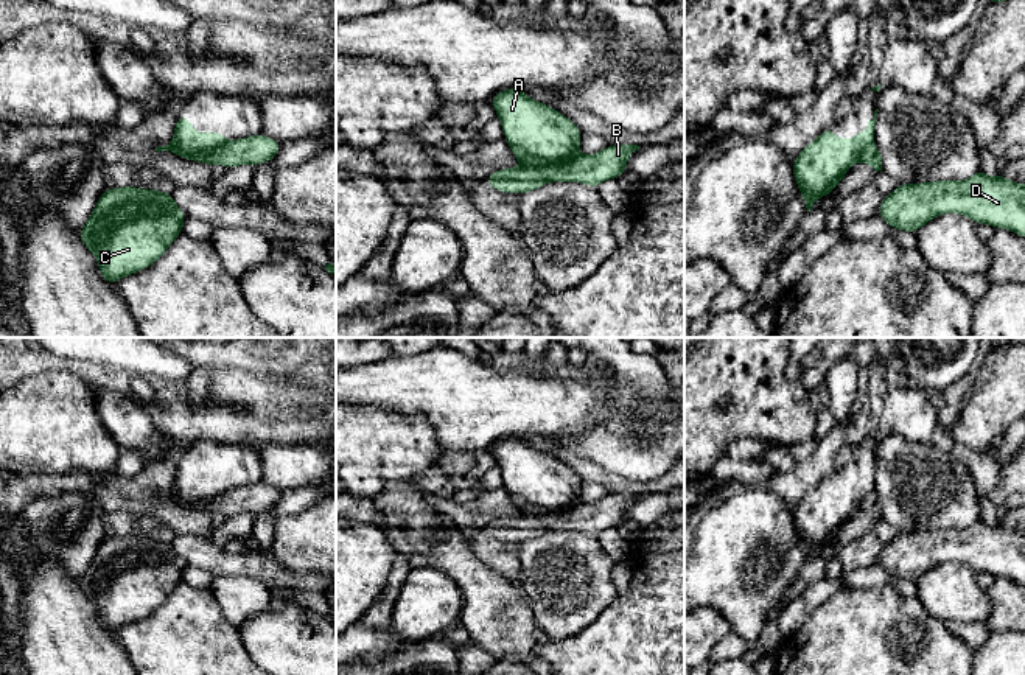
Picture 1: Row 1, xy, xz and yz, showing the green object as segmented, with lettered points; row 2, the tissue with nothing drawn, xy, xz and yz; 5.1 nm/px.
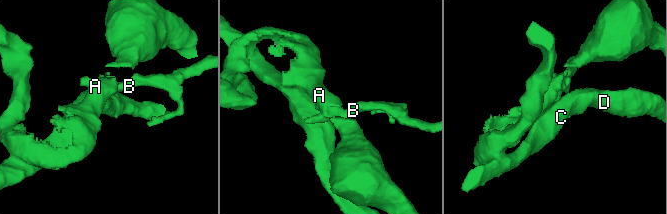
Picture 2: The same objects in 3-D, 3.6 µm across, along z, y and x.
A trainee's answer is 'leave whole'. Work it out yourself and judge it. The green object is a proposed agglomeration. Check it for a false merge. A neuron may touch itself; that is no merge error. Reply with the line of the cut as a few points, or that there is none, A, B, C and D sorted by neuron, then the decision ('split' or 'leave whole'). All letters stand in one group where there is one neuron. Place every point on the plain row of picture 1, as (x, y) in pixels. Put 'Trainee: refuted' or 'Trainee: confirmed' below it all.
cut xz (577, 503), (554, 514), (523, 514); groups A C D / B; split
Trainee: refuted

